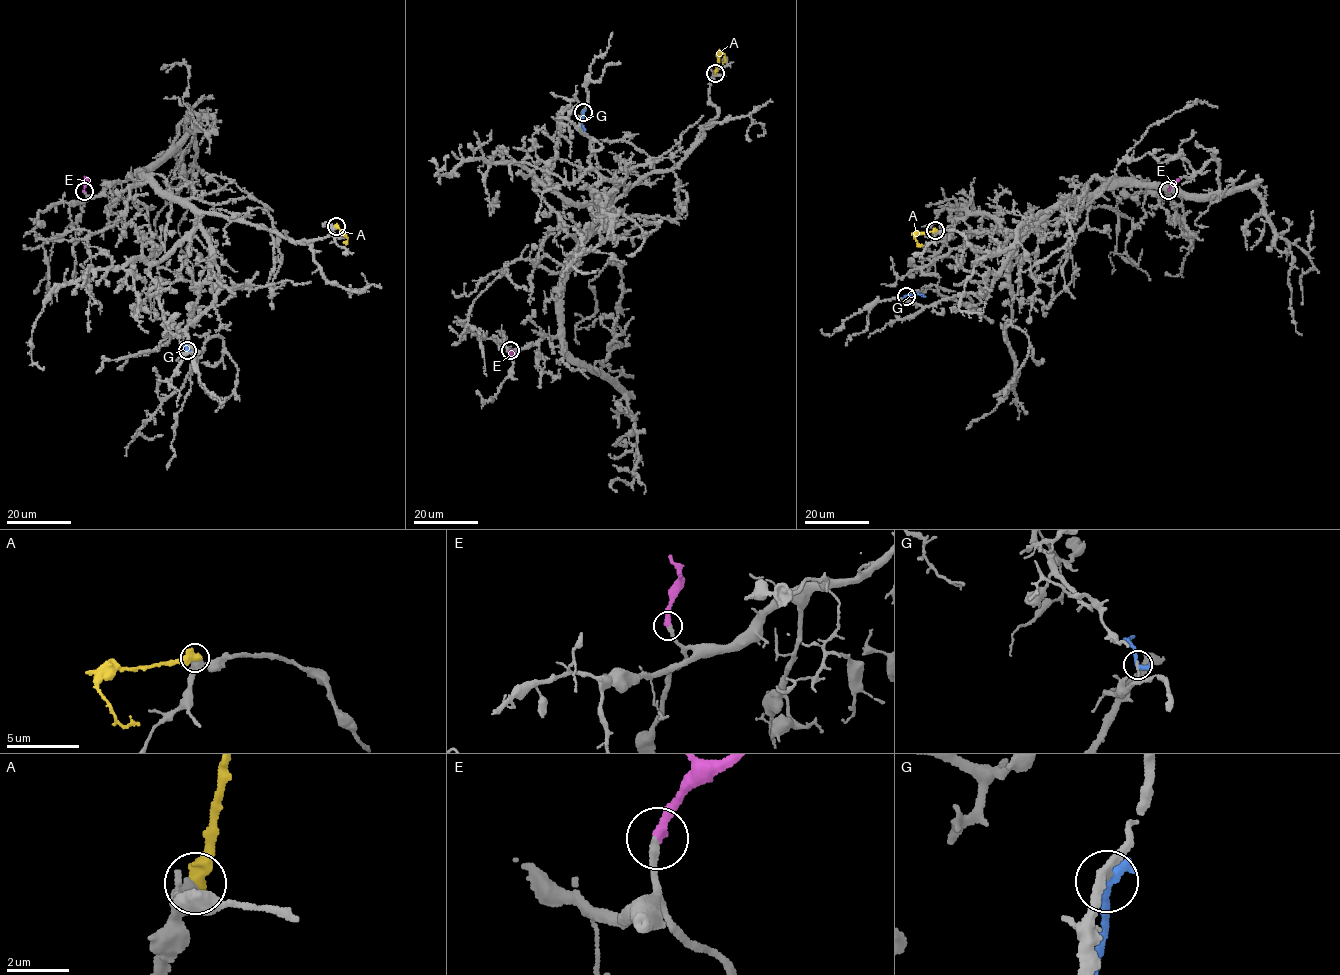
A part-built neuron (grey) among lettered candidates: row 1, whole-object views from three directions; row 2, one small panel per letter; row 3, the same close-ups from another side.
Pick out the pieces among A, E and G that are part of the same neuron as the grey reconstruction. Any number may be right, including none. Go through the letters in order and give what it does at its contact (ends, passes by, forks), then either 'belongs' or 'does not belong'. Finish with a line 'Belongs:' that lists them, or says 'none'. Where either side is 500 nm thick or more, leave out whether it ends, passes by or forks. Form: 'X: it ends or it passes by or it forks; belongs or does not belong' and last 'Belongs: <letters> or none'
A: does not belong
E: it ends; belongs
G: it ends; does not belong
Belongs: E

